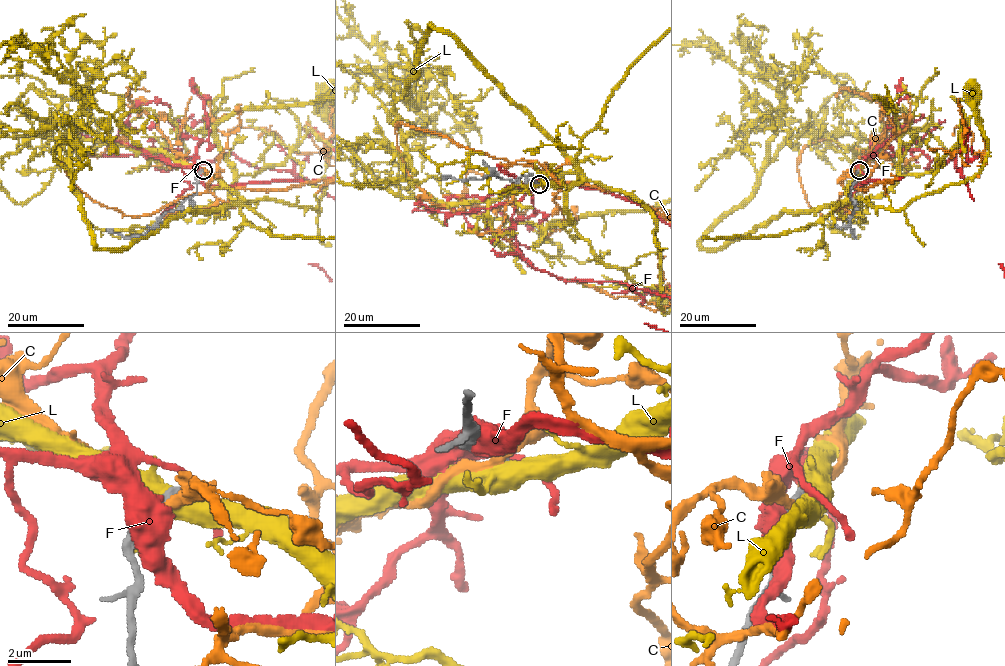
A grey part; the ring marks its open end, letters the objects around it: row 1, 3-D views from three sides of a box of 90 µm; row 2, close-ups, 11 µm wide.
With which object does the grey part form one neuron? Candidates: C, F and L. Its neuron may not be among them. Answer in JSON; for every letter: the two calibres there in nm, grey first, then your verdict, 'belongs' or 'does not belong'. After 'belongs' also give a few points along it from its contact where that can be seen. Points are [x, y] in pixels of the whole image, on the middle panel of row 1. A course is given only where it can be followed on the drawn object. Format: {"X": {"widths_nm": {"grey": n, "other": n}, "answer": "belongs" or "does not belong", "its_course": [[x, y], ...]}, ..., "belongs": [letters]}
{"C": {"widths_nm": {"grey": 280, "other": 280}, "answer": "does not belong"}, "F": {"widths_nm": {"grey": 180, "other": 190}, "answer": "does not belong"}, "L": {"widths_nm": {"grey": 240, "other": 480}, "answer": "does not belong"}, "belongs": []}

